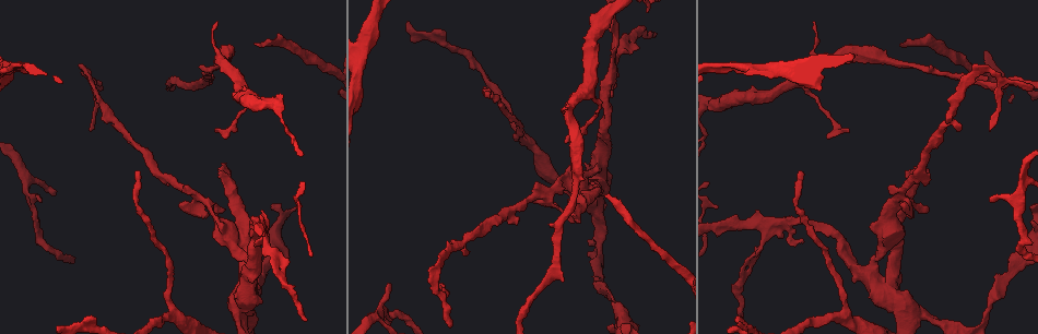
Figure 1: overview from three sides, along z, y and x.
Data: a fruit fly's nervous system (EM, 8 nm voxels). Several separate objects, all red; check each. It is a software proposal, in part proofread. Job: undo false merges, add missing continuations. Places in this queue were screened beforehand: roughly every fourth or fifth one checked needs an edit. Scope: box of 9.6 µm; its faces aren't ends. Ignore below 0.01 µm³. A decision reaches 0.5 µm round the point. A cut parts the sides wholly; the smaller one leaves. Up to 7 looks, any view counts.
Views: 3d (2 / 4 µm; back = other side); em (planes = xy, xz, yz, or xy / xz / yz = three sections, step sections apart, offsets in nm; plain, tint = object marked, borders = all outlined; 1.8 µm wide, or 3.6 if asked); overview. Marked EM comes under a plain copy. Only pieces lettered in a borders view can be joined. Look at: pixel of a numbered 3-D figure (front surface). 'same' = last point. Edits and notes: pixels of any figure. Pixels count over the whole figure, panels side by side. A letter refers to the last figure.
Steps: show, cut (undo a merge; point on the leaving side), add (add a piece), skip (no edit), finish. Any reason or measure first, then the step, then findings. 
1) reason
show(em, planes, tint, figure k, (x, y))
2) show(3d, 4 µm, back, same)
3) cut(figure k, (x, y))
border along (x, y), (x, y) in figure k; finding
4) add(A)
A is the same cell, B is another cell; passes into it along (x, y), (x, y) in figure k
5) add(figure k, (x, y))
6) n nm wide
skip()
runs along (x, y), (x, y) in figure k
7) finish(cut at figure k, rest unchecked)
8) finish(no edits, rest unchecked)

show(em, planes, borders, figure 1, (654, 36))

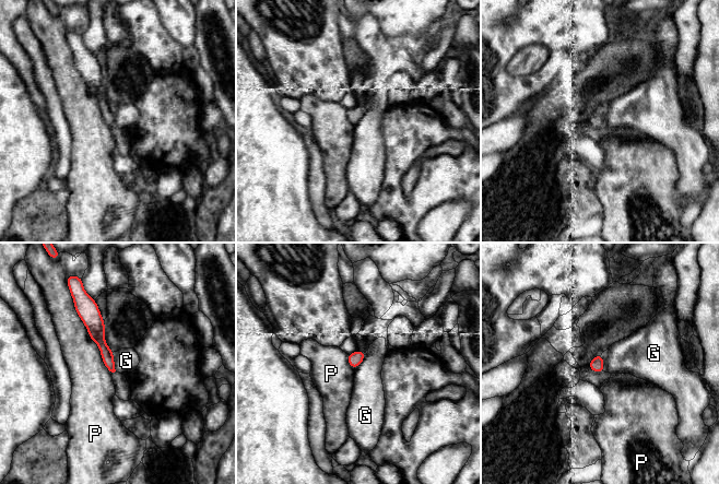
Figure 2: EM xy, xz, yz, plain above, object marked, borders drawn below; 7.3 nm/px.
skip()
G and P are other cells; runs along (91, 304), (91, 318), (112, 368) in figure 2; none of them fits

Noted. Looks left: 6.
calibre changes
show(3d, 4 µm, back, figure 1, (229, 178))

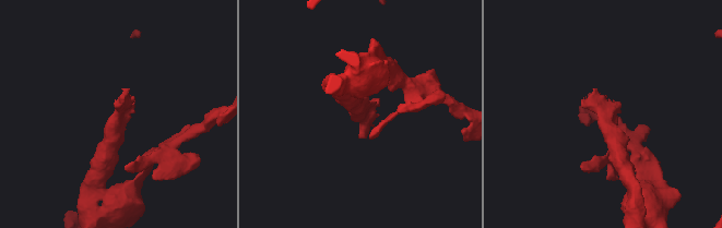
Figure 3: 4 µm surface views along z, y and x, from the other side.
now the EM
show(em, planes, borders, figure 3, (363, 115))

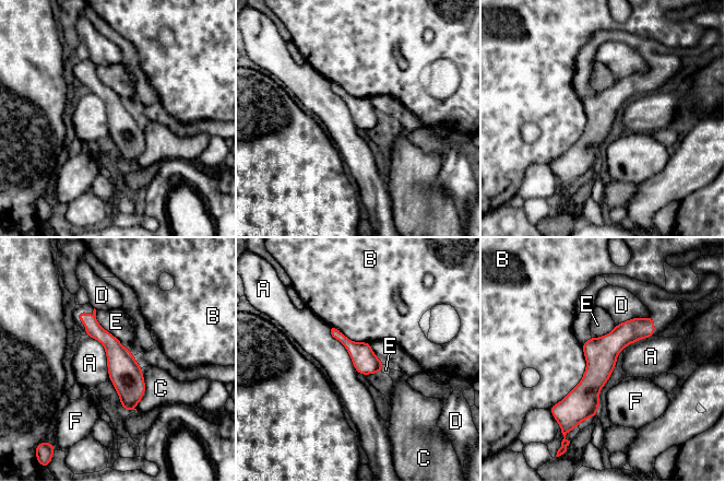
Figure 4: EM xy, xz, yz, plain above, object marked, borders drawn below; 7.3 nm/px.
skip()
A, B, C, D, E and F are other cells; runs along (649, 319), (601, 360), (569, 415) in figure 4; all the same cell

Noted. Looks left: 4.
long arm stops here
show(em, 3.6 µm, xy, step 8, borders, figure 1, (605, 196))

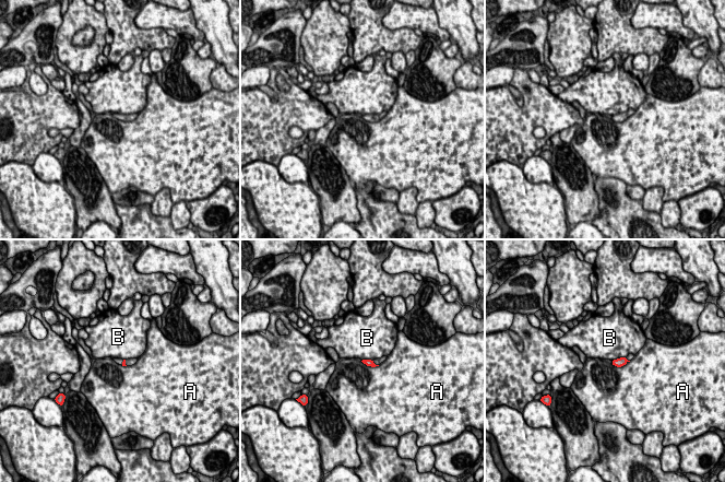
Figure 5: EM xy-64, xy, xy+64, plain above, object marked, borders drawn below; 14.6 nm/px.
show(em, 3.6 µm, planes, borders, same)

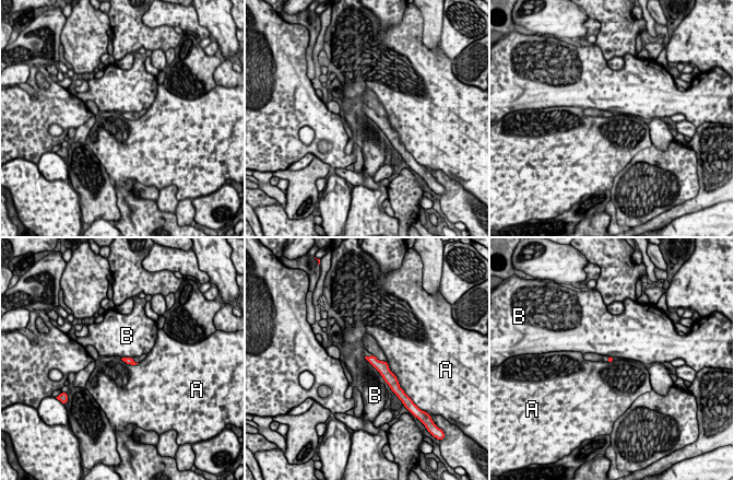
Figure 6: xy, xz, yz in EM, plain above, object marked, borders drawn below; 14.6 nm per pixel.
skip()
A and B are other cells; border along (364, 356), (391, 389) in figure 6; no lettered piece goes on from it

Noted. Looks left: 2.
finish(no edits, rest unchecked)

